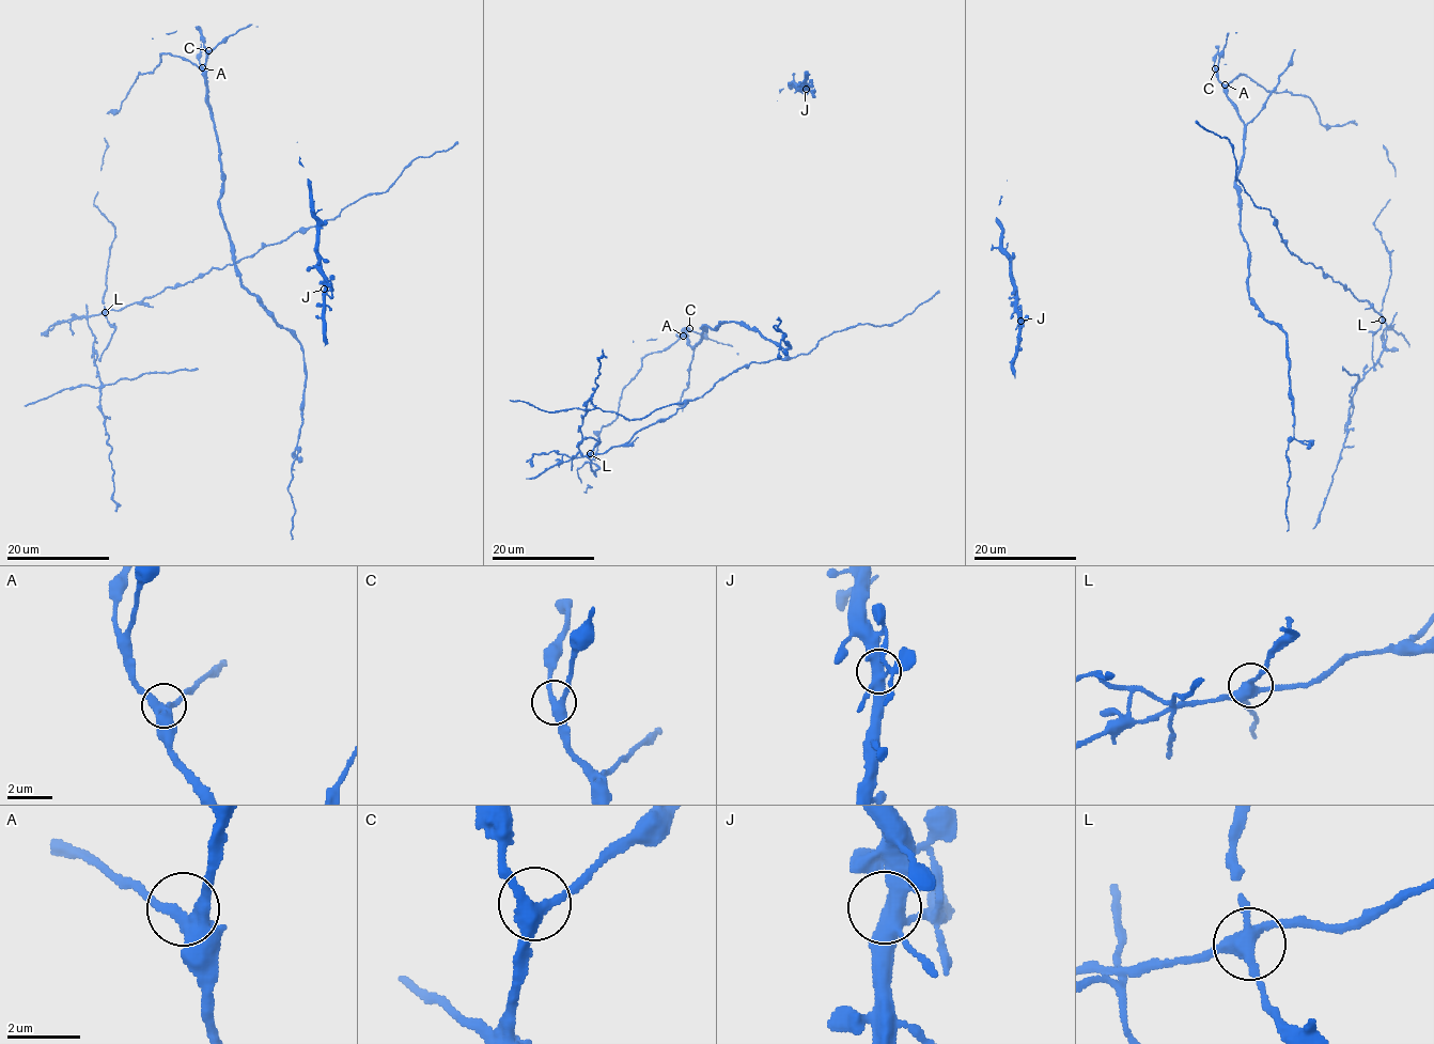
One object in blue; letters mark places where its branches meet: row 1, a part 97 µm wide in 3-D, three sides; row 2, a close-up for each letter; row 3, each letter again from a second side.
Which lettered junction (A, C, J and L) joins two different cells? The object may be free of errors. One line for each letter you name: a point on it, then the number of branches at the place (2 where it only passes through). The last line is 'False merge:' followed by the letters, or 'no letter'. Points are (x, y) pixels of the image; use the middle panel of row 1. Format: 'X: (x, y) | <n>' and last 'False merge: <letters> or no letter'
L: (590, 453) | 4
False merge: L

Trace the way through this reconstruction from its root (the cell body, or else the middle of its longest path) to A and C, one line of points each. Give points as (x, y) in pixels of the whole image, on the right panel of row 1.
A: (1251, 255), (1241, 230), (1235, 184), (1243, 154), (1244, 124), (1236, 106), (1226, 94), (1225, 84)
C: (1251, 255), (1241, 230), (1235, 184), (1243, 154), (1244, 124), (1215, 68)

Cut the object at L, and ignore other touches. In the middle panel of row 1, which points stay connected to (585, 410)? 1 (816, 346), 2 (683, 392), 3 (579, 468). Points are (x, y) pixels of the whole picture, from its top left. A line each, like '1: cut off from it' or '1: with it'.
1: with it
2: cut off from it
3: cut off from it

